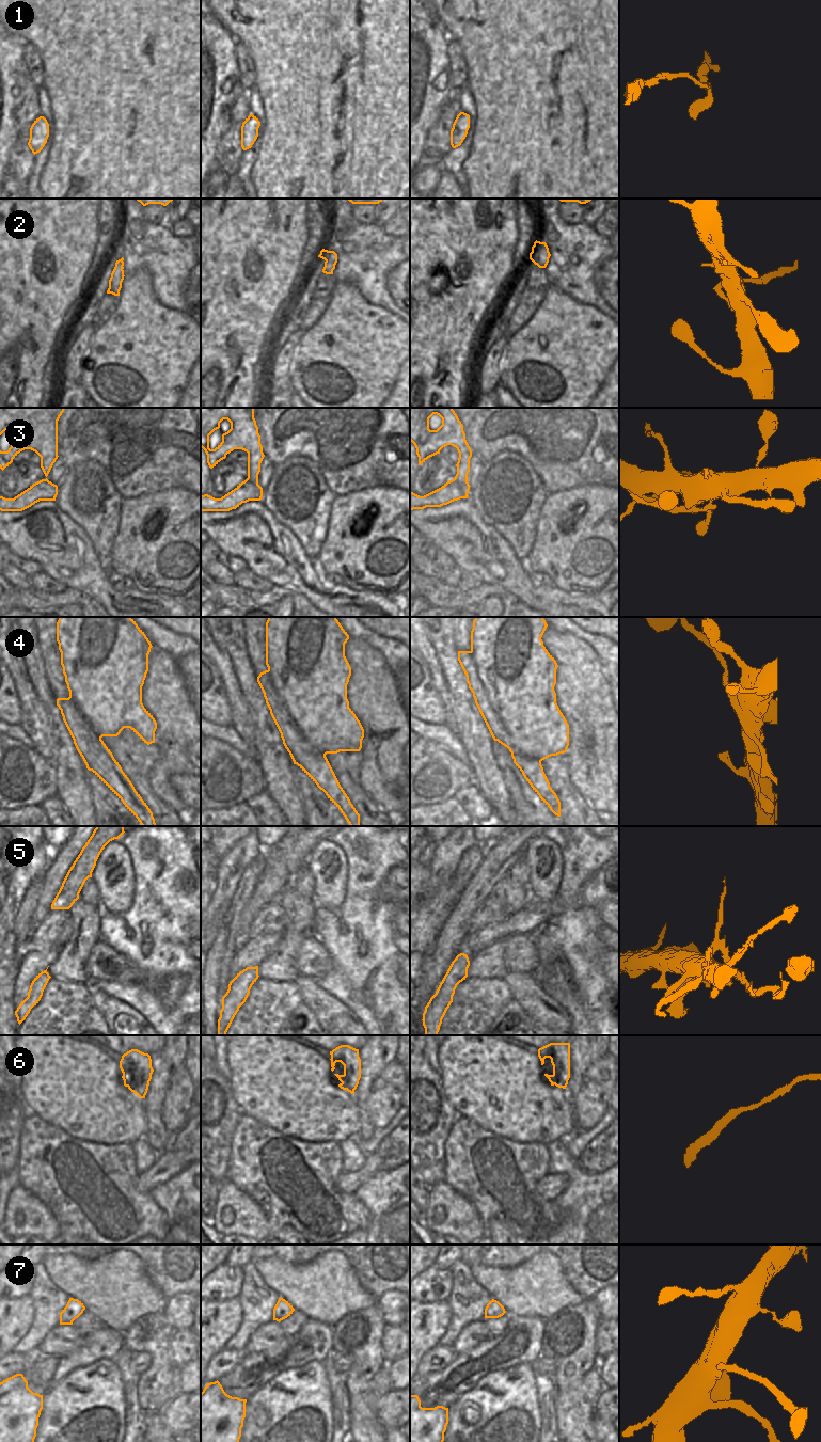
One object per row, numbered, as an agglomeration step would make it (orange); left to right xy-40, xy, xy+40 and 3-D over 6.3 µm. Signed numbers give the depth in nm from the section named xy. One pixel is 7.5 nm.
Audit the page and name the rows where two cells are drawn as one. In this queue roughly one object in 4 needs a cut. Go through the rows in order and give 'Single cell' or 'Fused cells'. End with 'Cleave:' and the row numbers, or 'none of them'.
1: Single cell
2: Fused cells
3: Single cell
4: Single cell
5: Fused cells
6: Single cell
7: Single cell
Cleave: 2, 5.

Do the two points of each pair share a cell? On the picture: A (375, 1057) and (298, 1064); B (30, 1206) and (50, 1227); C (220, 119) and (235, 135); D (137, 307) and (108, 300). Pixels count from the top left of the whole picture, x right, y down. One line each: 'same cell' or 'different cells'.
A: different cells
B: same cell
C: different cells
D: different cells

